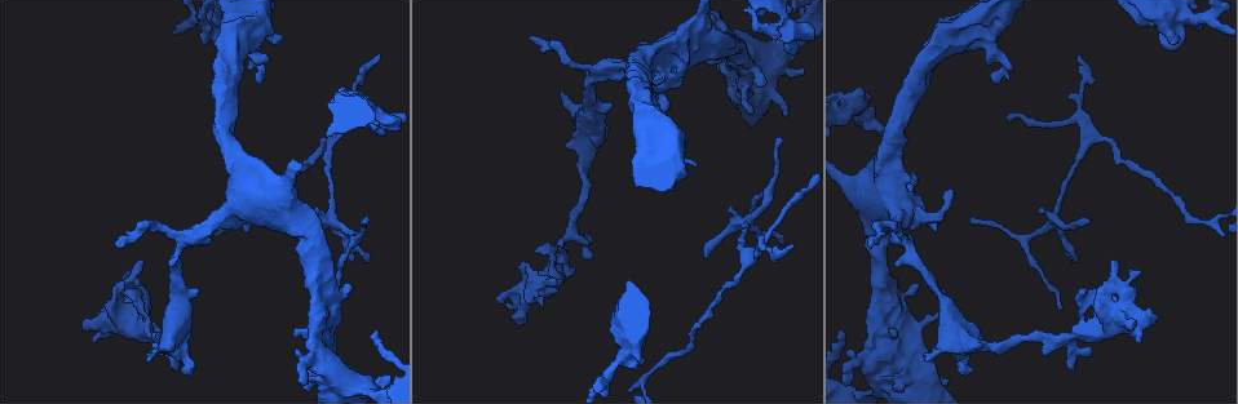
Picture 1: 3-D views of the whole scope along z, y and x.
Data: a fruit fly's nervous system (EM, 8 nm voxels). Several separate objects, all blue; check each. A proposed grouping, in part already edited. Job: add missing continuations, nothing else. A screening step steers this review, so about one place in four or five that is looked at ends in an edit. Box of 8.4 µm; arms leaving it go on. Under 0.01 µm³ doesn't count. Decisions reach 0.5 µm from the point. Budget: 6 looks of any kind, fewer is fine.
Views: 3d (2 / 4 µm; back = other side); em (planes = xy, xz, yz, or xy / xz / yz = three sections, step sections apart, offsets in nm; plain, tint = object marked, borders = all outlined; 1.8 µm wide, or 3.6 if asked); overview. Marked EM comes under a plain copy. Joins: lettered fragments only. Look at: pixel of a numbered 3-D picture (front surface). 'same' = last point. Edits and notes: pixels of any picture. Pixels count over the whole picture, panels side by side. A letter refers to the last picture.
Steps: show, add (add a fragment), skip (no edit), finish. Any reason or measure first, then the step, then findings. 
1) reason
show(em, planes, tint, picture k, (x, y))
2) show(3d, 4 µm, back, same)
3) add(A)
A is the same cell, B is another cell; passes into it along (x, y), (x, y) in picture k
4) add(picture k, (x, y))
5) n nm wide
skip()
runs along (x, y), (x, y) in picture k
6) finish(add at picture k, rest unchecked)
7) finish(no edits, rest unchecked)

an open end
show(3d, 2 µm, picture 1, (1079, 54))

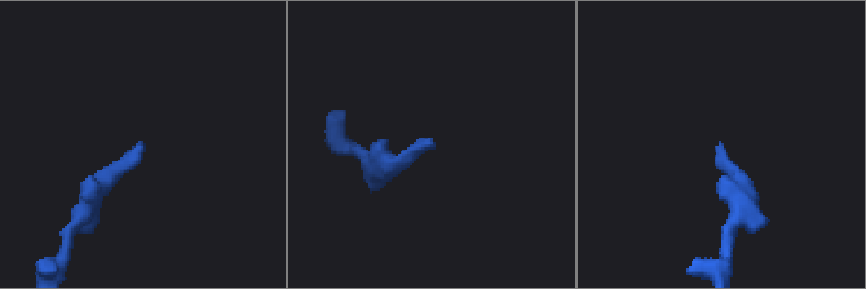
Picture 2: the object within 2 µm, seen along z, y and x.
show(em, xz, step 8, borders, picture 2, (430, 141))

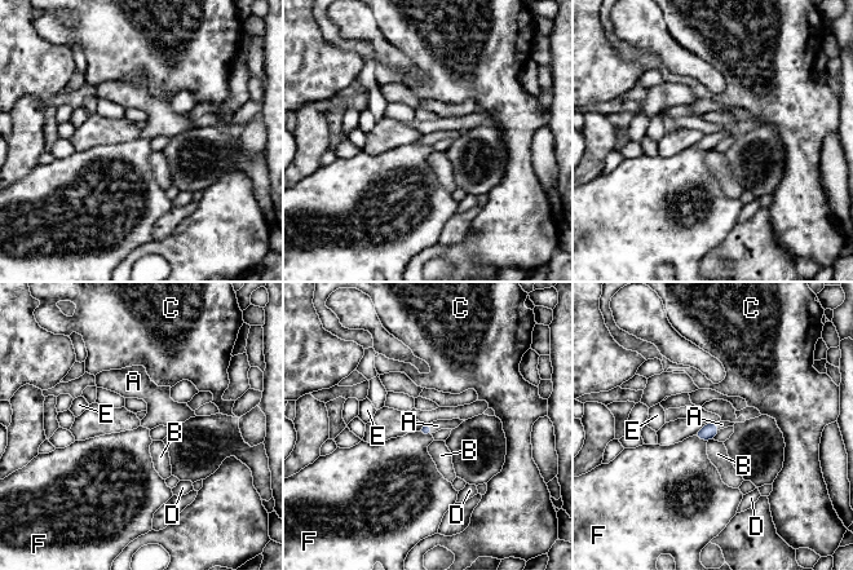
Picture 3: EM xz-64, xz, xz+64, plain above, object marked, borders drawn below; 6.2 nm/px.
add(A)
A is the same cell, B, C, D, E and F are other cells; passes into it along (425, 429), (431, 428), (437, 425) in picture 3; it goes on there

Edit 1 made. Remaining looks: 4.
redraw
show(overview)

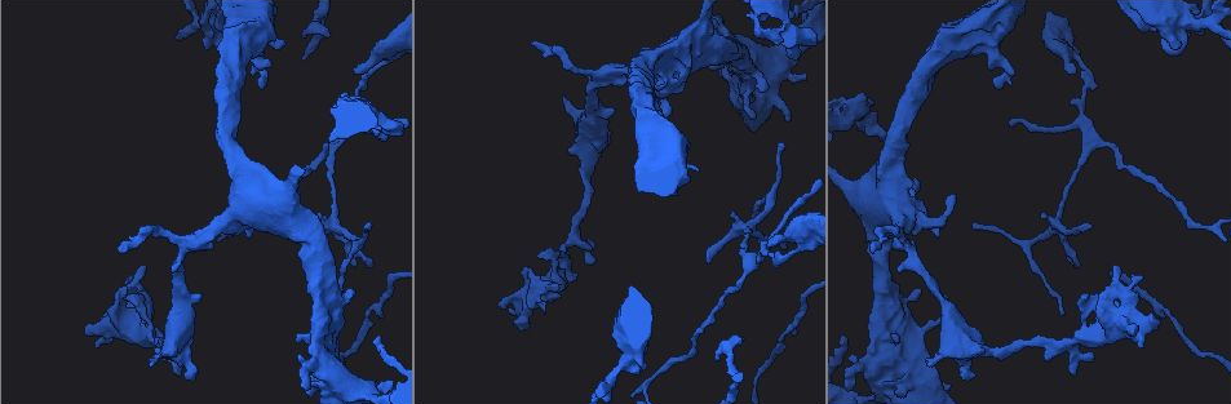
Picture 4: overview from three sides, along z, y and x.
show(3d, 4 µm, picture 4, (755, 33))

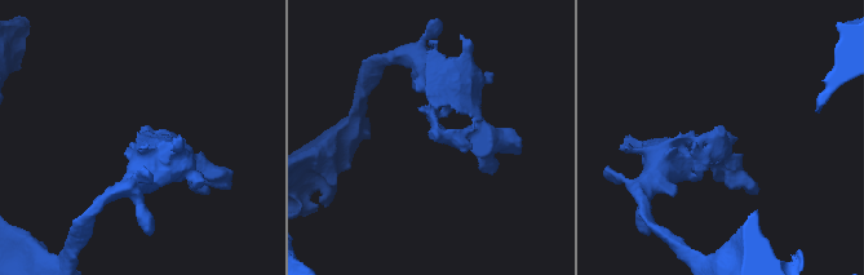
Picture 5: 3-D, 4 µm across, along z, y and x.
show(em, yz, step 16, borders, picture 5, (716, 127))

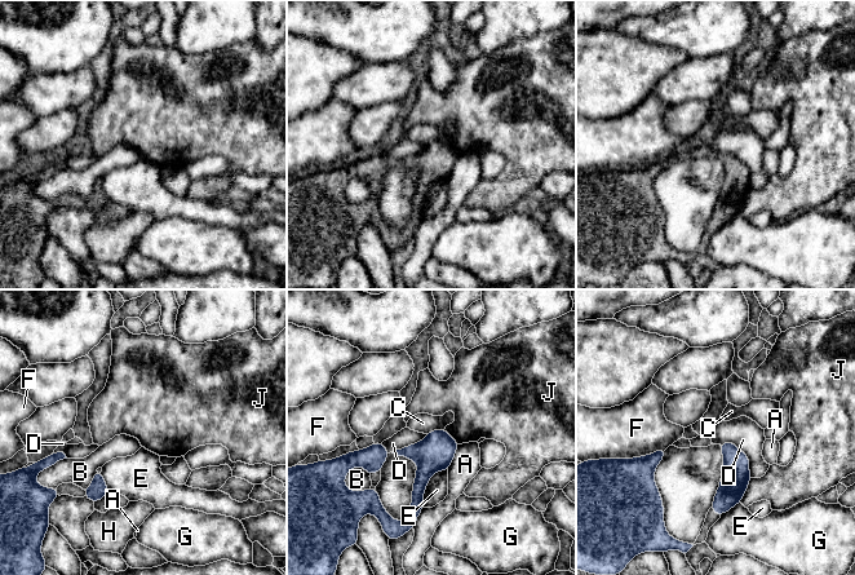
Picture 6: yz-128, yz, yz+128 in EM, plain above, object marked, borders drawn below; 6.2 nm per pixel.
another direction
show(em, planes, borders, same)

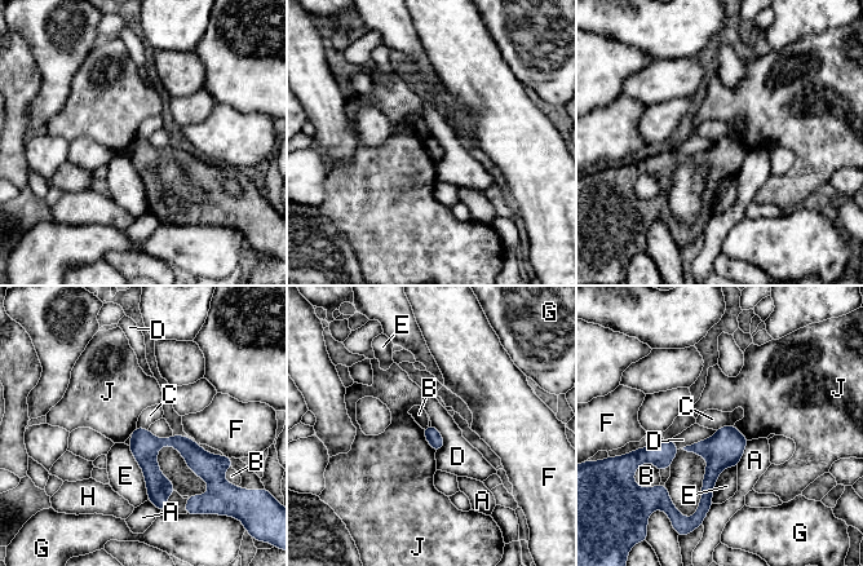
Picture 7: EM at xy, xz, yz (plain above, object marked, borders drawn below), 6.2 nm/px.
skip()
A, B, C, D, E, F, G, H and J are other cells; border along (733, 424), (726, 424), (716, 430) in picture 7; none of them fits

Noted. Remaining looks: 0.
finish(add at picture 3, rest unchecked)

